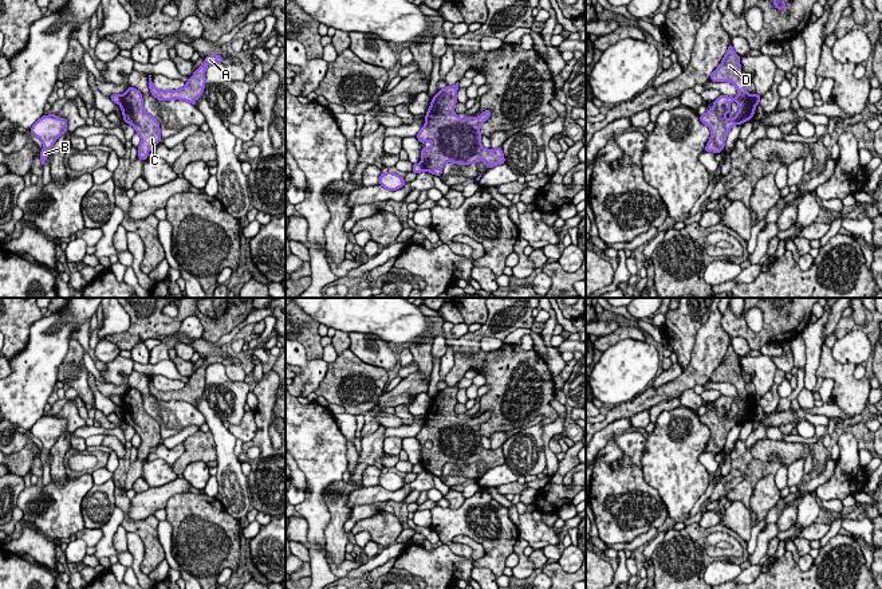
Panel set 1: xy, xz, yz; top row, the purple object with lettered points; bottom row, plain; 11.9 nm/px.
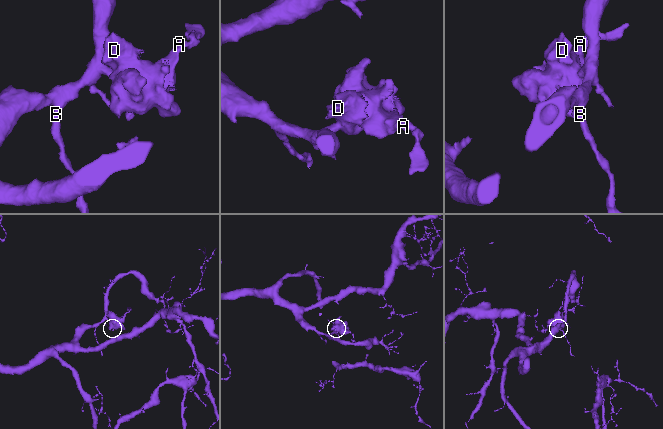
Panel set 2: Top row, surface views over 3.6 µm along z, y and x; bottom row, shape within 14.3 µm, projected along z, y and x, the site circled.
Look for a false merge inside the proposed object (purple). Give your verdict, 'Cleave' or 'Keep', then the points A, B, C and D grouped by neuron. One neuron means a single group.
Cleave. Groups: A C D / B

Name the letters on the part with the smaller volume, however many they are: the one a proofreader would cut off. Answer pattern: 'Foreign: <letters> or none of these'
Foreign: A, C, D

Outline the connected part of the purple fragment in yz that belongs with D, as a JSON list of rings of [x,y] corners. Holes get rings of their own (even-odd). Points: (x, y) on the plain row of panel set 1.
[[[732,345],[728,346],[720,366],[712,373],[710,381],[729,382],[737,389],[737,397],[735,400],[721,394],[713,403],[713,408],[700,416],[701,424],[710,429],[710,439],[705,447],[705,452],[720,453],[724,451],[729,431],[735,425],[743,425],[753,419],[756,404],[753,396],[745,389],[745,381],[741,376],[740,357],[735,353]],[[732,401],[737,403],[739,412],[733,419],[725,420],[724,416],[731,412]]]

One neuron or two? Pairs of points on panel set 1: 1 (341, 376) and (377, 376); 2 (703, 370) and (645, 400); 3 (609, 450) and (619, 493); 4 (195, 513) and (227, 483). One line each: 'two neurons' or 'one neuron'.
1: one neuron
2: one neuron
3: one neuron
4: two neurons

